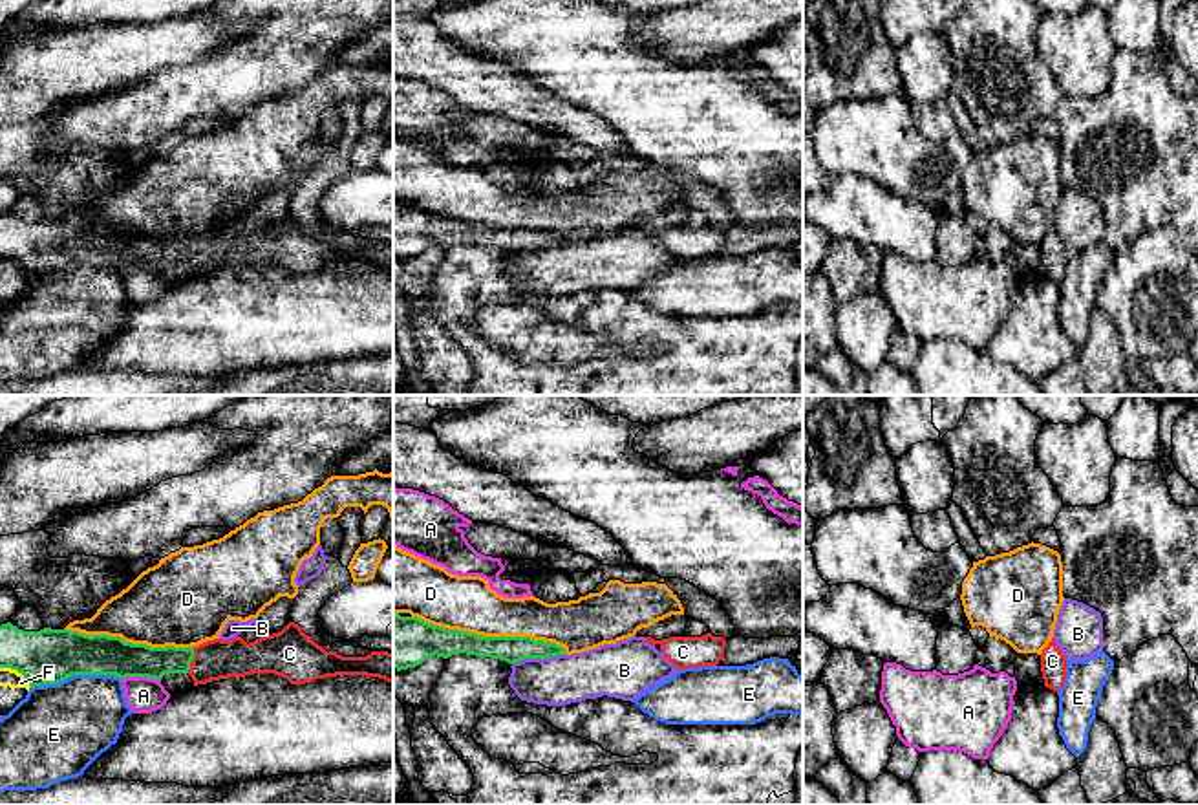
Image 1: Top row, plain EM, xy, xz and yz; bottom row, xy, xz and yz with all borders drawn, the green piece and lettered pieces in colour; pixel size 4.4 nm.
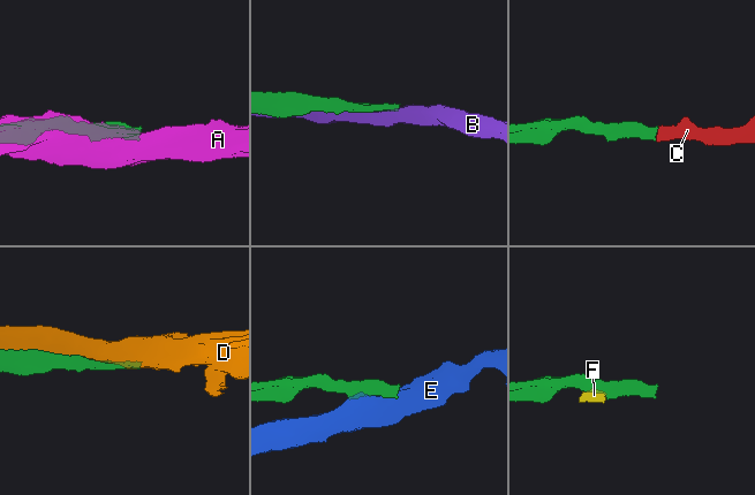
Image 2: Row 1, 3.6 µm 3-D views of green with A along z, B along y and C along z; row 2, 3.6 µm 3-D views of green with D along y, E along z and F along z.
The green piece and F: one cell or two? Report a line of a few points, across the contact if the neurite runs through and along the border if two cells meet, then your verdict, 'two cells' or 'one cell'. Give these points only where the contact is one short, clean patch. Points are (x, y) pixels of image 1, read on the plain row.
line xy (0, 257), (17, 260), (32, 277); two cells

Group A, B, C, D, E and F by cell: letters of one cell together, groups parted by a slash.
A / B / C / D / E / F

